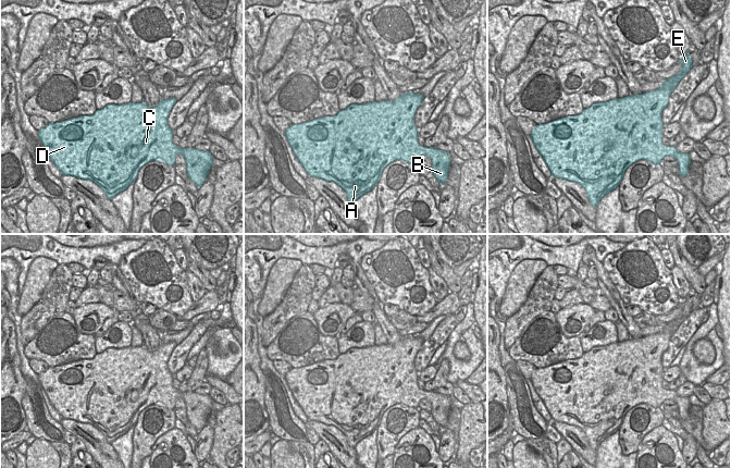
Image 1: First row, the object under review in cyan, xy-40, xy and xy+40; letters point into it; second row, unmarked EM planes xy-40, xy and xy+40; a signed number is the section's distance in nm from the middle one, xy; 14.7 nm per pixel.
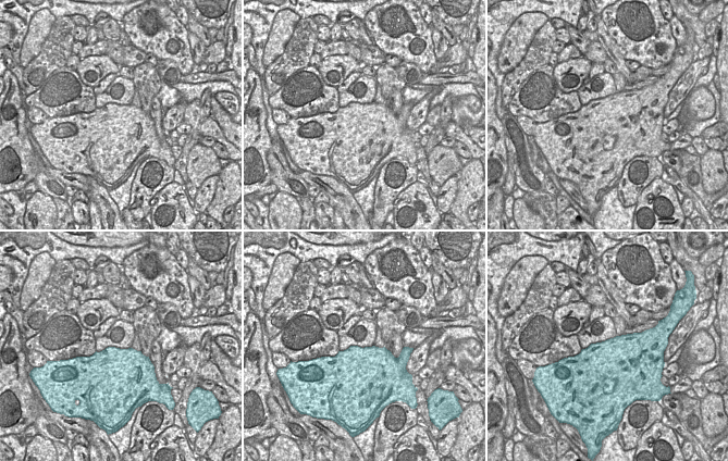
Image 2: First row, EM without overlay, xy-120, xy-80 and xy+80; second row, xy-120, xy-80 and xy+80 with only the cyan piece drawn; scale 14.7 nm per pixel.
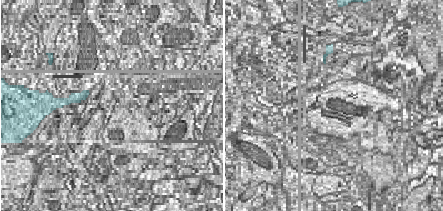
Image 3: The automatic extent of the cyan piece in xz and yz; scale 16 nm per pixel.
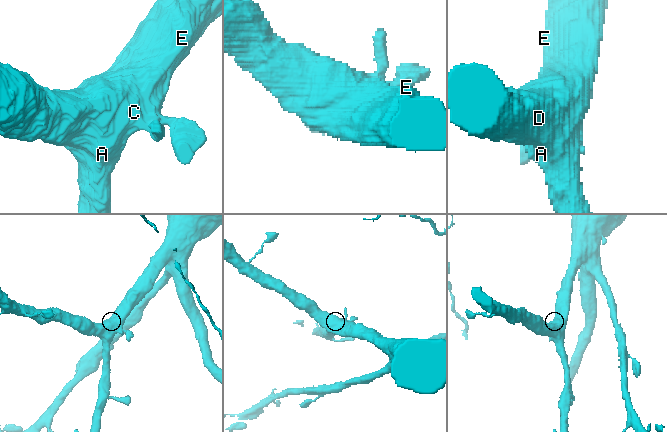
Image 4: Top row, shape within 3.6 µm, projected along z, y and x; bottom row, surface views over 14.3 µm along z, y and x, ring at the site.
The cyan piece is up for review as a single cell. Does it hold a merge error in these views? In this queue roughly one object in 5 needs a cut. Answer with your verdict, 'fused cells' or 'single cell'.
single cell

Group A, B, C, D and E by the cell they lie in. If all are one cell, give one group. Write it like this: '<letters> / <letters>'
A B C D E

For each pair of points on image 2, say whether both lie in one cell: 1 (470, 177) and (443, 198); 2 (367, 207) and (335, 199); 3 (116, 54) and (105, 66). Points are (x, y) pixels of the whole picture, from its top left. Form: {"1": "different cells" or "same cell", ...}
{"1": "different cells", "2": "different cells", "3": "different cells"}

